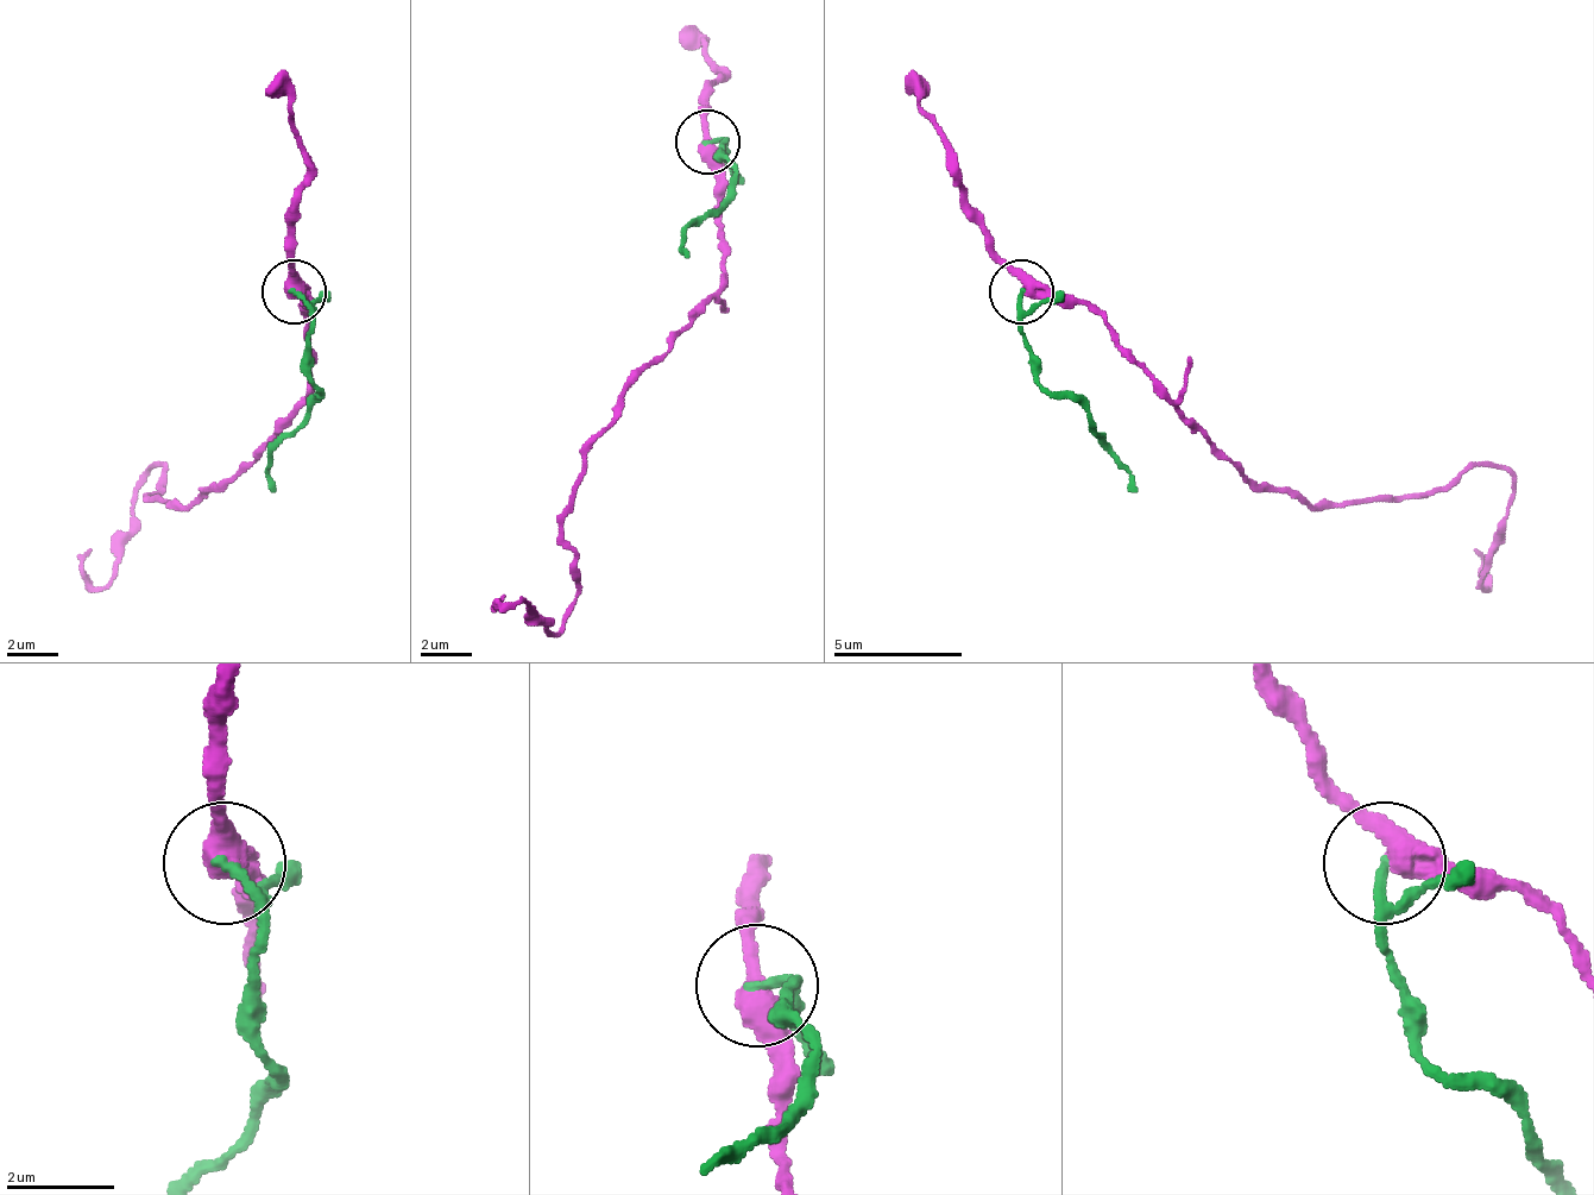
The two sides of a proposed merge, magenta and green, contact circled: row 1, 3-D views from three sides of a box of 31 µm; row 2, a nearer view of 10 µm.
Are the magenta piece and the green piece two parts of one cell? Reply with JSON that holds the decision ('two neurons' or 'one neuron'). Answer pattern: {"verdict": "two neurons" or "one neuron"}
{"verdict": "two neurons"}

